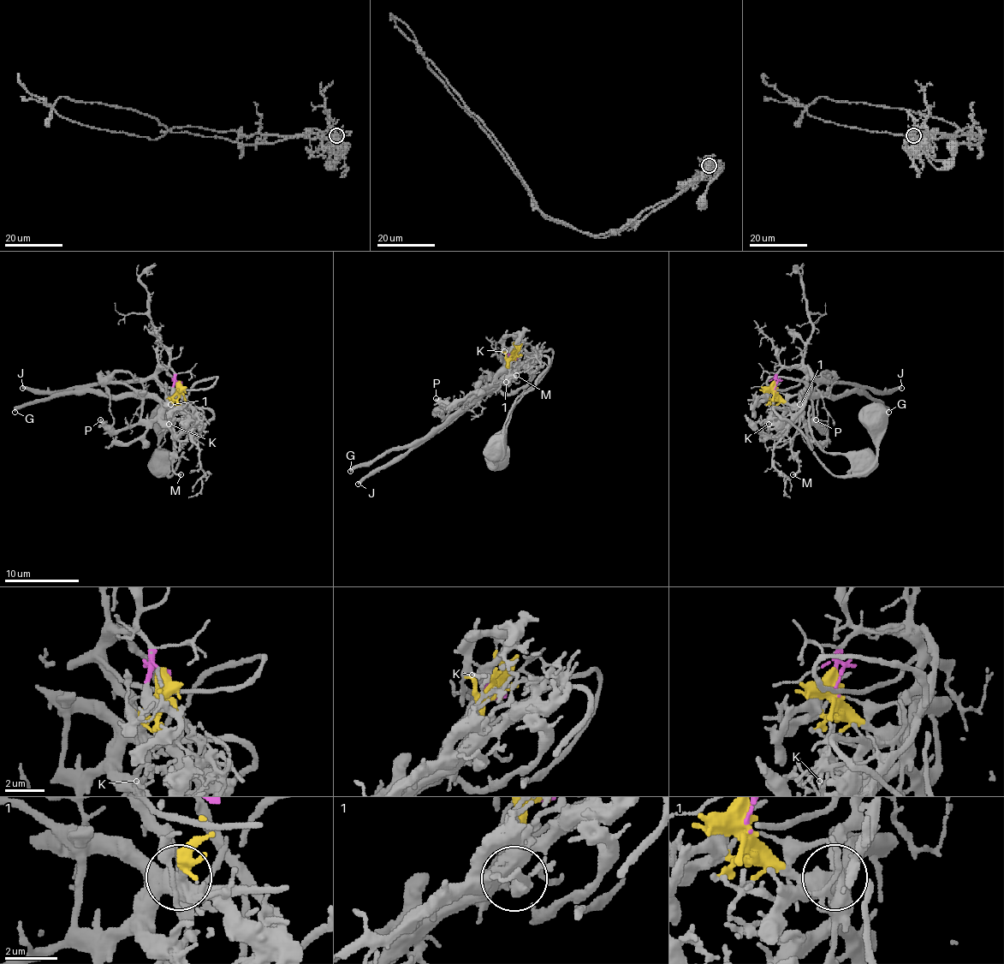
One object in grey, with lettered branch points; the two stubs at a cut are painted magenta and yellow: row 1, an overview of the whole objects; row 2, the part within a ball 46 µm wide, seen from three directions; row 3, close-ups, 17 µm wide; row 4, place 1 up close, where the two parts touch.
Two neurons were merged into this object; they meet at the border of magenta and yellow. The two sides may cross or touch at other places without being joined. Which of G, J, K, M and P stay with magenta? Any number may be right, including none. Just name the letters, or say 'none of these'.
J, M

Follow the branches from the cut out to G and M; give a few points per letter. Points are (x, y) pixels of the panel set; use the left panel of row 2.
G: (180, 389), (170, 404), (161, 404), (151, 397), (107, 397), (86, 391), (57, 393), (21, 404), (14, 412)
M: (181, 389), (174, 373), (161, 367), (157, 375), (157, 386), (169, 397), (172, 407), (172, 469), (181, 475)

